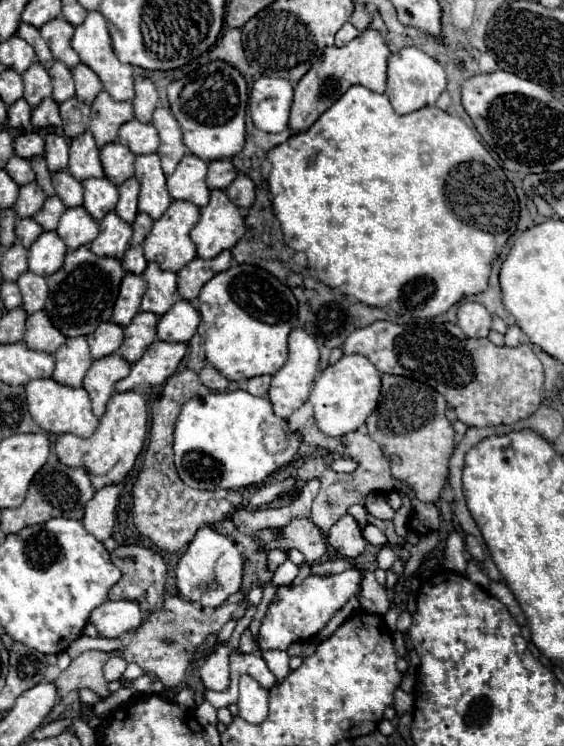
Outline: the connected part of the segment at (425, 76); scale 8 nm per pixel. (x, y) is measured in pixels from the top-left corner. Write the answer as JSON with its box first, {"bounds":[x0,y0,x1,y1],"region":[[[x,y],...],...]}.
{"bounds":[386,47,446,115],"region":[[[404,47],[402,51],[390,55],[386,97],[390,99],[396,113],[406,115],[406,113],[426,107],[426,105],[434,105],[444,89],[446,89],[446,73],[444,73],[442,65],[436,59],[432,59],[430,55],[426,55],[424,51],[418,51],[416,47]]]}

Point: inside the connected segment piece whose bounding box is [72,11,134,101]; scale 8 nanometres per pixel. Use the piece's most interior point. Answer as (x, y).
(91, 41)

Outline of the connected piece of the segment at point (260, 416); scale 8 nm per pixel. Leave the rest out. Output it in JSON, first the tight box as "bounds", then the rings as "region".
{"bounds":[174,389,300,491],"region":[[[236,389],[228,393],[210,393],[206,397],[190,399],[176,421],[174,429],[174,465],[180,479],[194,489],[226,489],[236,491],[250,485],[258,485],[276,473],[282,465],[288,465],[300,447],[300,435],[288,429],[288,423],[274,415],[272,403],[264,397],[254,397],[248,391]]]}

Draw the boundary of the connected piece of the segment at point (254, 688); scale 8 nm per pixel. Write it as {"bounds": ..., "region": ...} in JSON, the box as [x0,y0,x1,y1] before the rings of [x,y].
{"bounds":[238,675,268,723],"region":[[[248,675],[240,677],[238,709],[238,715],[248,723],[262,723],[268,717],[268,691]]]}

